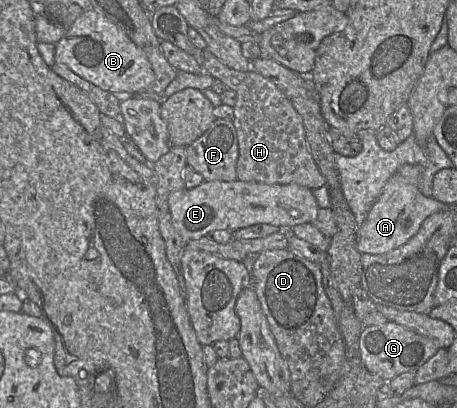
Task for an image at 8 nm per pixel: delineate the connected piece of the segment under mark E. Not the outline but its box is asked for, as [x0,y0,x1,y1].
[168,181,319,242]

